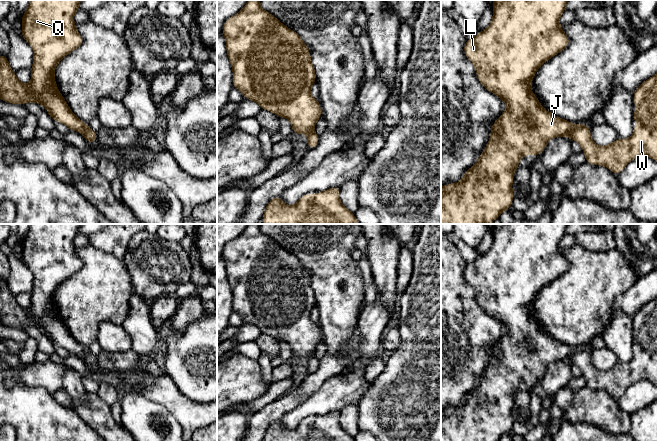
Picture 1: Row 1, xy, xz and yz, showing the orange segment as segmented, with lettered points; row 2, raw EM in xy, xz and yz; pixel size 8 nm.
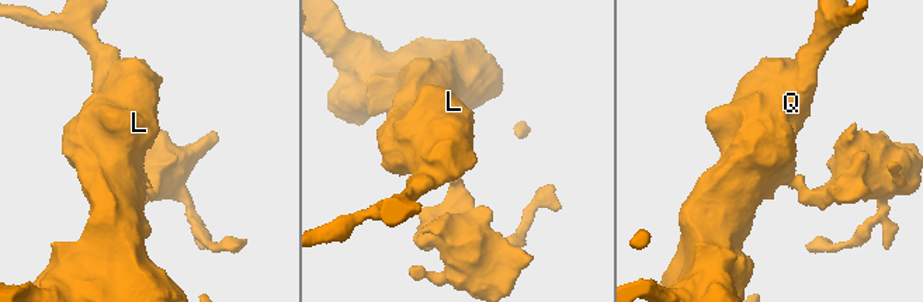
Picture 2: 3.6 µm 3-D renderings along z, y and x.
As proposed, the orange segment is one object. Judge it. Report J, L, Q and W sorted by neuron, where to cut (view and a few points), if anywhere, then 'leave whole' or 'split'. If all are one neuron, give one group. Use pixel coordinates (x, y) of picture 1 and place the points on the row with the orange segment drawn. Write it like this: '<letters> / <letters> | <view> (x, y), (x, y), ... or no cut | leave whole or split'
J L Q / W | yz (575, 125), (566, 135) | split

